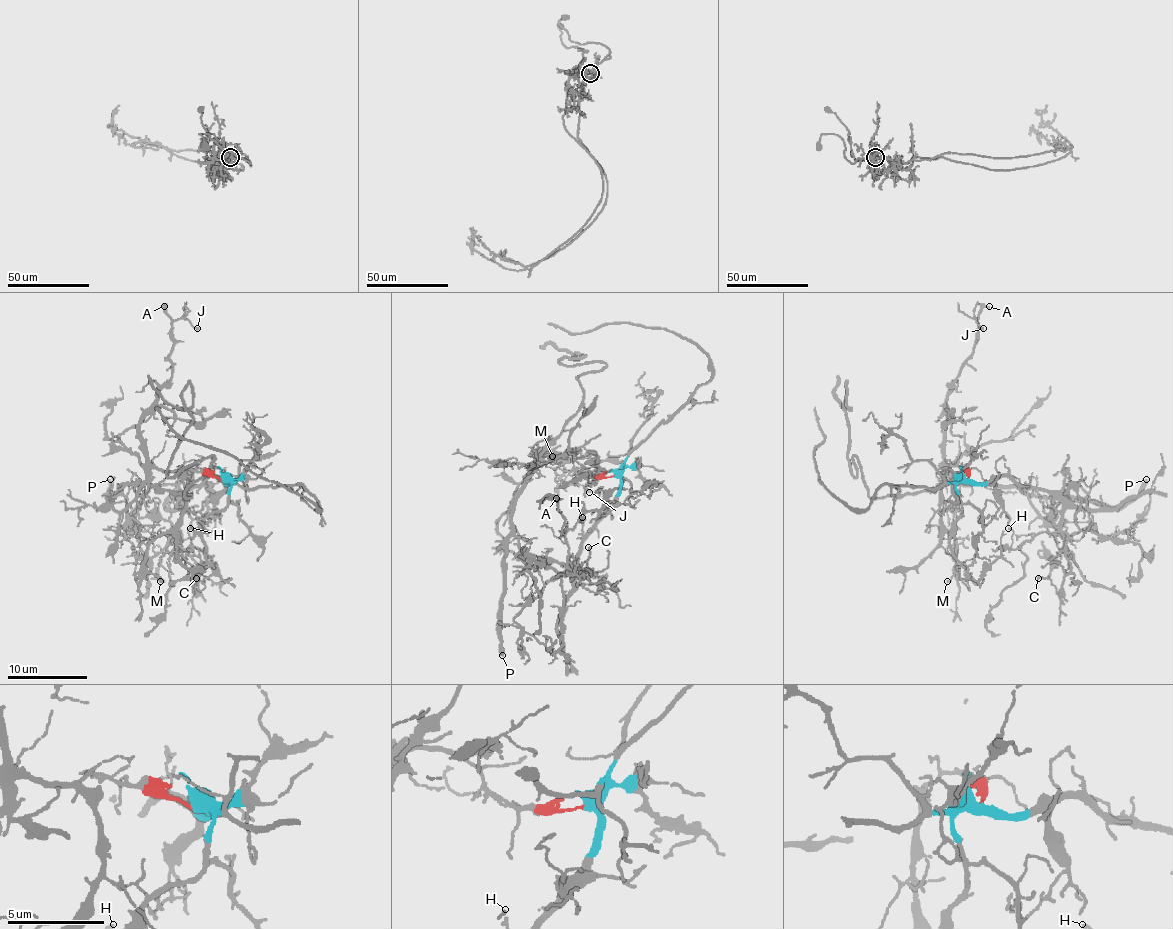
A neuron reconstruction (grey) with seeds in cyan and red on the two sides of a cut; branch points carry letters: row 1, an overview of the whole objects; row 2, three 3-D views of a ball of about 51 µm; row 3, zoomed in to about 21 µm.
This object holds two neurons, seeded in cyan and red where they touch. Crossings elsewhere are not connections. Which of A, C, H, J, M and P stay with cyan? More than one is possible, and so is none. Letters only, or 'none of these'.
C, H

